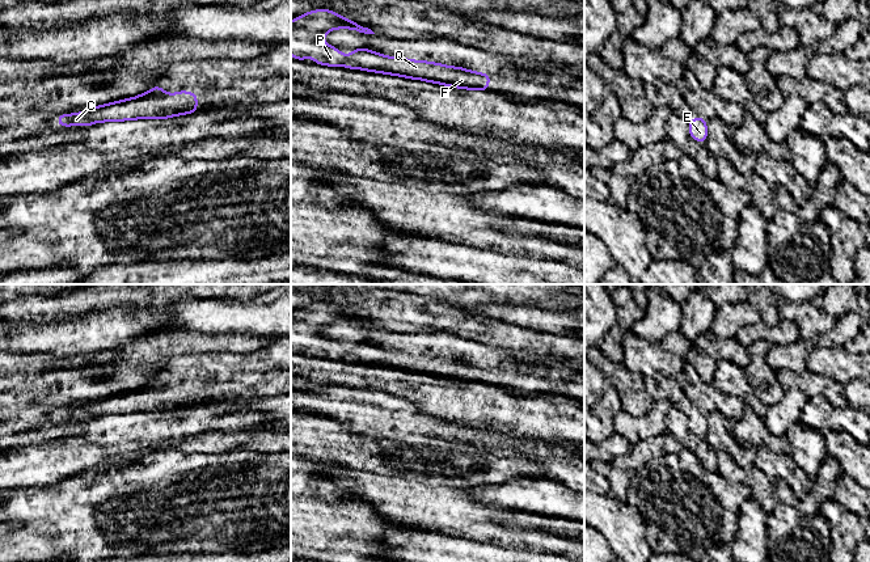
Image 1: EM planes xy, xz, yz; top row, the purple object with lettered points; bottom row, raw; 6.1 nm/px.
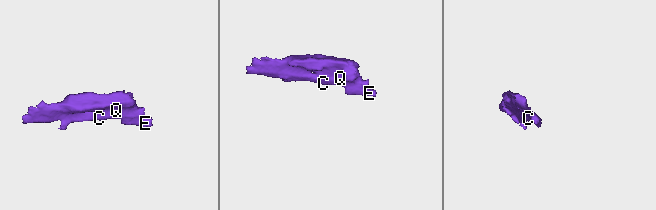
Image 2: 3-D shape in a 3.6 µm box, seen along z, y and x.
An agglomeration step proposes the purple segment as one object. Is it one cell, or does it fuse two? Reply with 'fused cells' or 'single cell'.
single cell

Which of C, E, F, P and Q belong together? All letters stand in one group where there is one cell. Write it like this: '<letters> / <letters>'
C E F P Q

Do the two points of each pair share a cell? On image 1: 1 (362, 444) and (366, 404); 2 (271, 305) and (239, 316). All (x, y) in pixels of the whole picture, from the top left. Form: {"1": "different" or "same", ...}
{"1": "different", "2": "same"}

